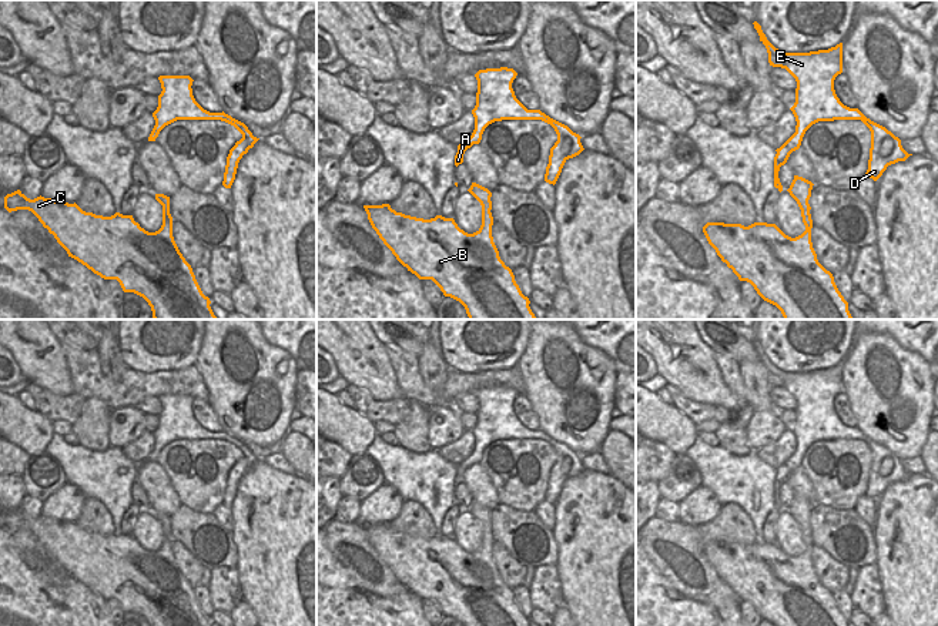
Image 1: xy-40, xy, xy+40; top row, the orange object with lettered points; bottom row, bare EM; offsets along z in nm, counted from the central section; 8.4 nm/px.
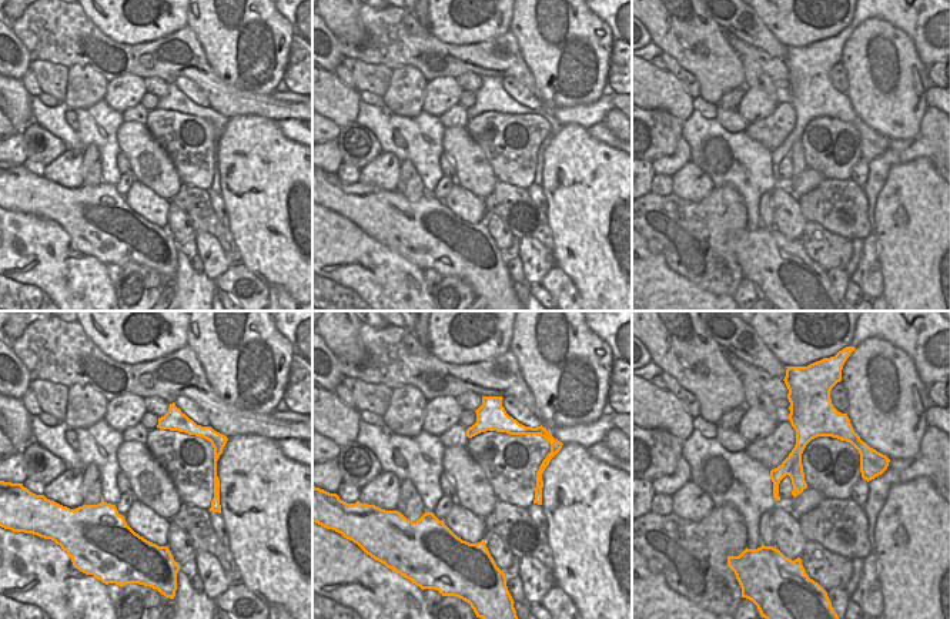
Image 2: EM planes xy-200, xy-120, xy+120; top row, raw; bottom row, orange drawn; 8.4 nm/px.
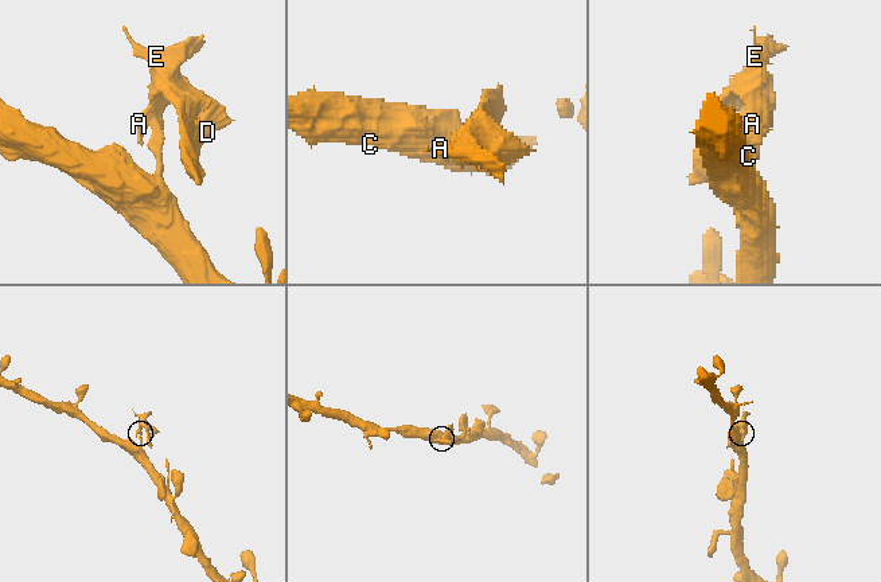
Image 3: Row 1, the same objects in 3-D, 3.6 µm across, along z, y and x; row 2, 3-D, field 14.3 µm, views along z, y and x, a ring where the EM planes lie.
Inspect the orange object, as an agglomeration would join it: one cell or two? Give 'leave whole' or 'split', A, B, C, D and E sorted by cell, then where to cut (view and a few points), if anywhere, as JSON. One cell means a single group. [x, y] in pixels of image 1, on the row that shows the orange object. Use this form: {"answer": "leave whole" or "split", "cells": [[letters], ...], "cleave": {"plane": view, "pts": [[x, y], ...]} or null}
{"answer": "split", "cells": [["A", "D", "E"], ["B", "C"]], "cleave": {"plane": "xy", "pts": [[489, 211], [482, 217]]}}

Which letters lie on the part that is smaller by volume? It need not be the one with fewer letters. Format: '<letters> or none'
A, D, E

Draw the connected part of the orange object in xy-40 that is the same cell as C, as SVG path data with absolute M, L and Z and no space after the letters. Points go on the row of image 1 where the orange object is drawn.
M20 190L4 197L4 208L31 211L68 257L143 297L154 319L217 319L174 241L171 214L158 231L148 232L133 215L96 215L76 202L30 200Z

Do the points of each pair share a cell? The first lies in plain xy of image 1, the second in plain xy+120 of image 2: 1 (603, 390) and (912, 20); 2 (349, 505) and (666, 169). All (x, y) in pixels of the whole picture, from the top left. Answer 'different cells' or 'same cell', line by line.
1: different cells
2: different cells

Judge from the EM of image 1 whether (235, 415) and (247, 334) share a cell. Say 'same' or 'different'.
same

